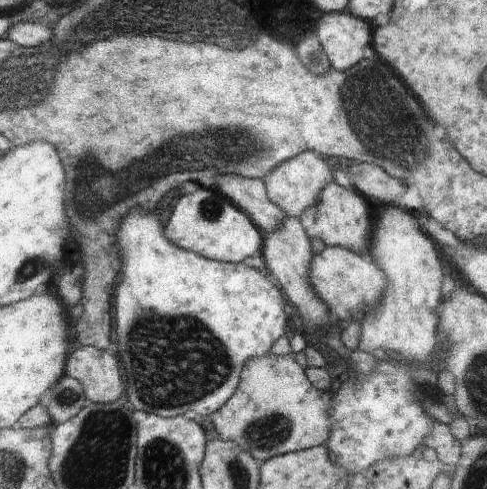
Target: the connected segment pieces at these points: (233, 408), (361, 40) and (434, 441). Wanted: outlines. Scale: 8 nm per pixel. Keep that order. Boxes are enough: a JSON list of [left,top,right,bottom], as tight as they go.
[[212,352,334,463],[315,11,372,72],[424,419,461,468]]

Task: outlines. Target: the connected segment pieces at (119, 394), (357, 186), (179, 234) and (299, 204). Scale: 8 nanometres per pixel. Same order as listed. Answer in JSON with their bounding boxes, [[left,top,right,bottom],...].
[[67,345,126,403],[347,164,404,202],[166,186,262,263],[264,150,332,219]]

